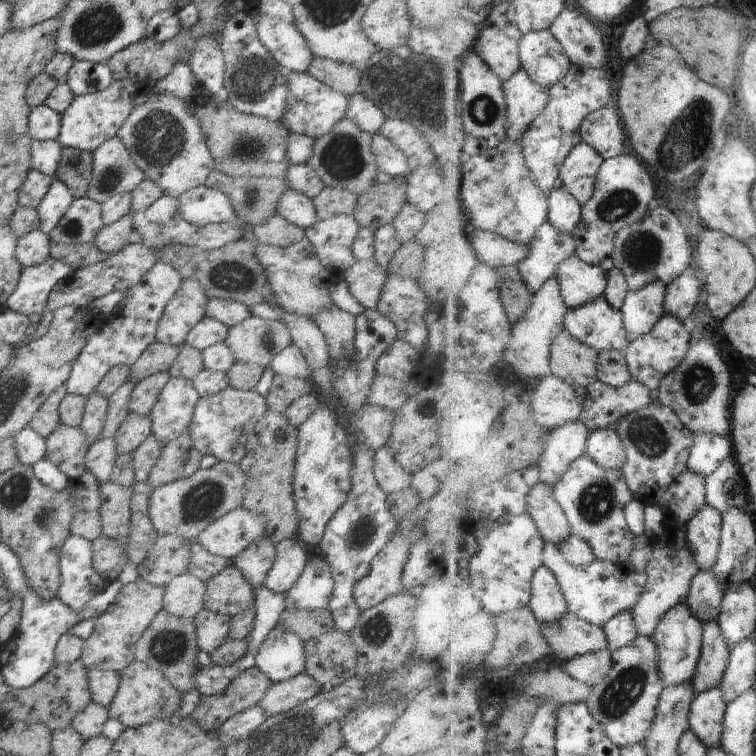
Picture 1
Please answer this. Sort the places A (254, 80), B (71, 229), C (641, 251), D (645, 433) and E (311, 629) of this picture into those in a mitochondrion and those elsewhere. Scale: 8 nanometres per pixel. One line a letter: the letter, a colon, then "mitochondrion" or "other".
A: mitochondrion
B: mitochondrion
C: mitochondrion
D: mitochondrion
E: other

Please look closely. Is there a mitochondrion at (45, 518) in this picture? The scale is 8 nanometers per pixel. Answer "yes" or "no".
yes

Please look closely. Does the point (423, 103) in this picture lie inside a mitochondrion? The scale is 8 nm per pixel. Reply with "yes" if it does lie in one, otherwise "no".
yes

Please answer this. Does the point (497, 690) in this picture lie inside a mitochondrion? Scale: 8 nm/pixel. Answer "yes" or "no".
no

